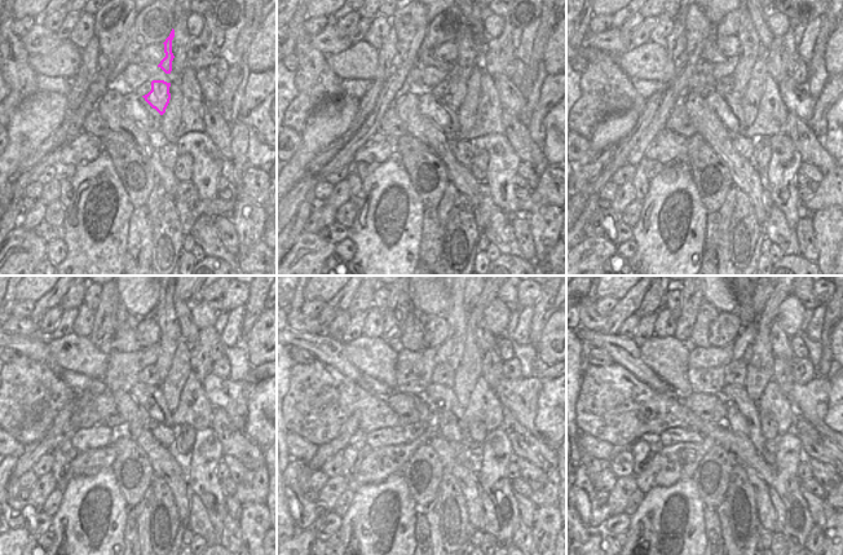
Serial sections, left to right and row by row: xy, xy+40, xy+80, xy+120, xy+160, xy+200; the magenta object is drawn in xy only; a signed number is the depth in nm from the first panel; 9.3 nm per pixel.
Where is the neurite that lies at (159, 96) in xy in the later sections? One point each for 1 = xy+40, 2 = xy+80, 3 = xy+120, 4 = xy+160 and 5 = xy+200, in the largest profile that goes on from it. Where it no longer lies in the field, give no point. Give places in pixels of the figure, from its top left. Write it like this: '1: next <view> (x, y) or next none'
1: next xy+40 (466, 48)
2: next xy+80 (750, 44)
3: next xy+120 (164, 313)
4: next xy+160 (457, 316)
5: next xy+200 (745, 311)

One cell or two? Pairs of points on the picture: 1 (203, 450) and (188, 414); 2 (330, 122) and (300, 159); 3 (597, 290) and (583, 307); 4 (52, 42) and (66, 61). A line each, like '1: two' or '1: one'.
1: two
2: one
3: two
4: two

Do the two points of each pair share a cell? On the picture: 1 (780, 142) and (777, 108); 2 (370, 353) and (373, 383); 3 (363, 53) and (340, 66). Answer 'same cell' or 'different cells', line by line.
1: different cells
2: different cells
3: same cell

